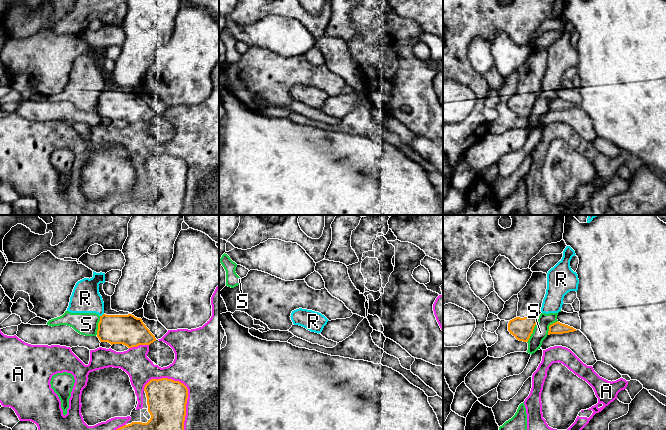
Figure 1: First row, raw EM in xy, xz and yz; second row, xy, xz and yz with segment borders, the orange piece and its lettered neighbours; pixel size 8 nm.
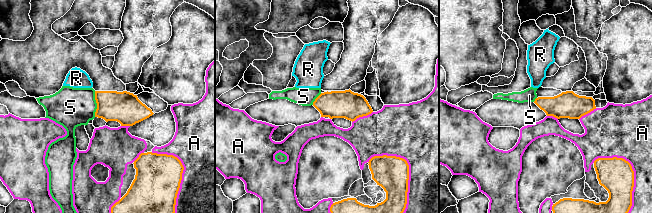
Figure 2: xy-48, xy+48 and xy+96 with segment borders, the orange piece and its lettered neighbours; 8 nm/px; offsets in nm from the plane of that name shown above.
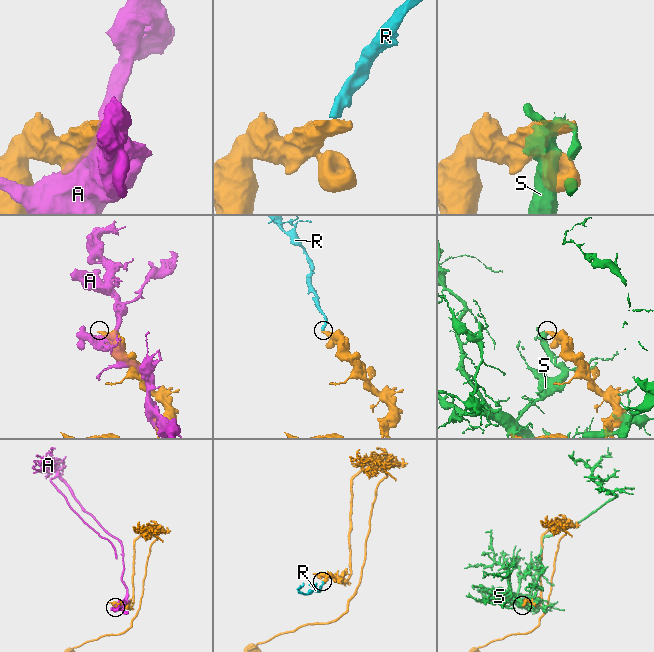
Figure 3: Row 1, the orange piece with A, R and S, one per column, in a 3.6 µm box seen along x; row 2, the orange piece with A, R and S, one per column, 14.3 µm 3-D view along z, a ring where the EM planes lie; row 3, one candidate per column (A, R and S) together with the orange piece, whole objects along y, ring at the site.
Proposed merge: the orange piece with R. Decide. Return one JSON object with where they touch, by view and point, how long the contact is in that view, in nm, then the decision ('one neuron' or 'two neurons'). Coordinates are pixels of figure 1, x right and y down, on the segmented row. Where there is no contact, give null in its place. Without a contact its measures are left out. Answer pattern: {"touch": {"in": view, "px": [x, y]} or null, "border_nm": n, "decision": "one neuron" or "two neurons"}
{"touch": {"in": "xy", "px": [102, 315]}, "border_nm": 40, "decision": "two neurons"}

